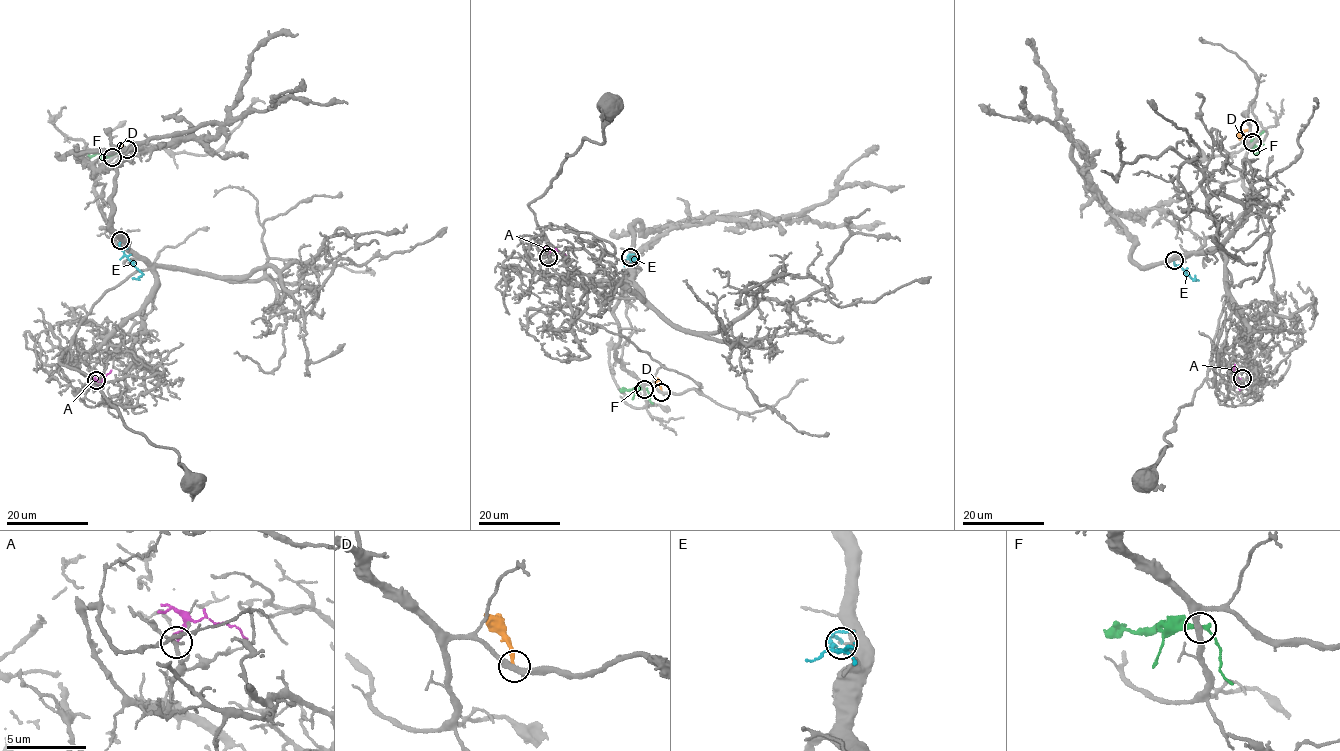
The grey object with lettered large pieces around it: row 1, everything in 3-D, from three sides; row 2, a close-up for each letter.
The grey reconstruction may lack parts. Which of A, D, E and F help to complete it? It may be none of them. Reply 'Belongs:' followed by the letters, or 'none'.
Belongs: none

